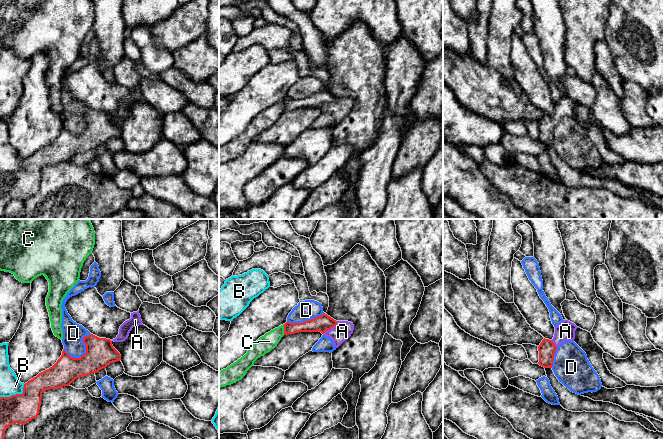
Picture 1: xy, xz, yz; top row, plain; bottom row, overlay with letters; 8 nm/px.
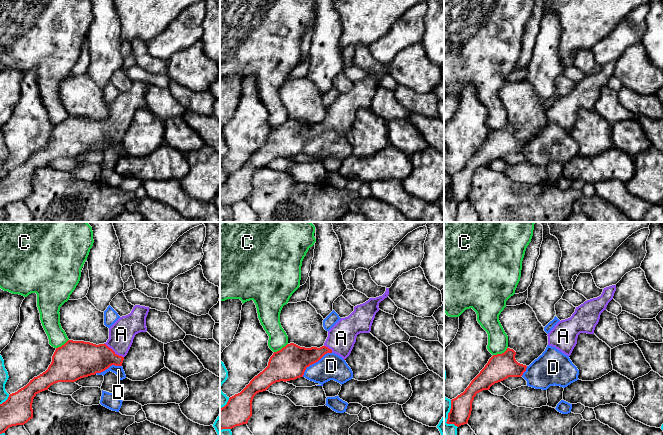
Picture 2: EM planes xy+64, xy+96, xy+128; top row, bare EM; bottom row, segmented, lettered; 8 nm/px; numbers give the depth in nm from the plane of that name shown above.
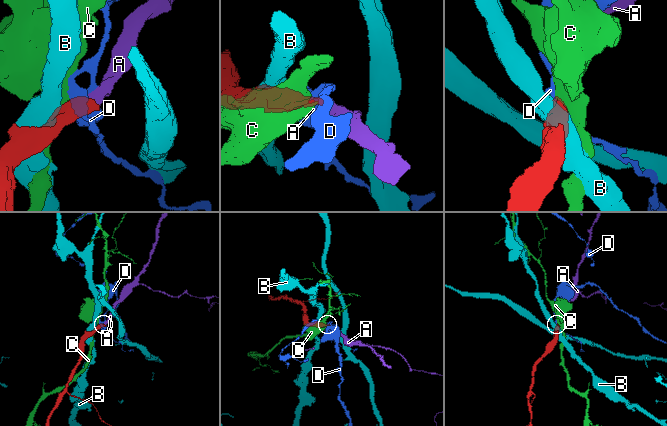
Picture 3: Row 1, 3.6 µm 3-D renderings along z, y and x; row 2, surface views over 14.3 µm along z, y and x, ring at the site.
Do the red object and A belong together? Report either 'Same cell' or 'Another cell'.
Same cell

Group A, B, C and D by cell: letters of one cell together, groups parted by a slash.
A / B / C / D

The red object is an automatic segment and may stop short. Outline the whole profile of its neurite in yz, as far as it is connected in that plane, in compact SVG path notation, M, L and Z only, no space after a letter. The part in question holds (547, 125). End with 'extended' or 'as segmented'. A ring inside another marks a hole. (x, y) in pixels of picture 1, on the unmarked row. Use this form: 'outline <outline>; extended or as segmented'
outline M563 96L556 102L553 115L549 116L544 114L538 122L538 140L544 144L552 144L557 123L565 117L574 117L577 104L579 103L568 96Z; extended

